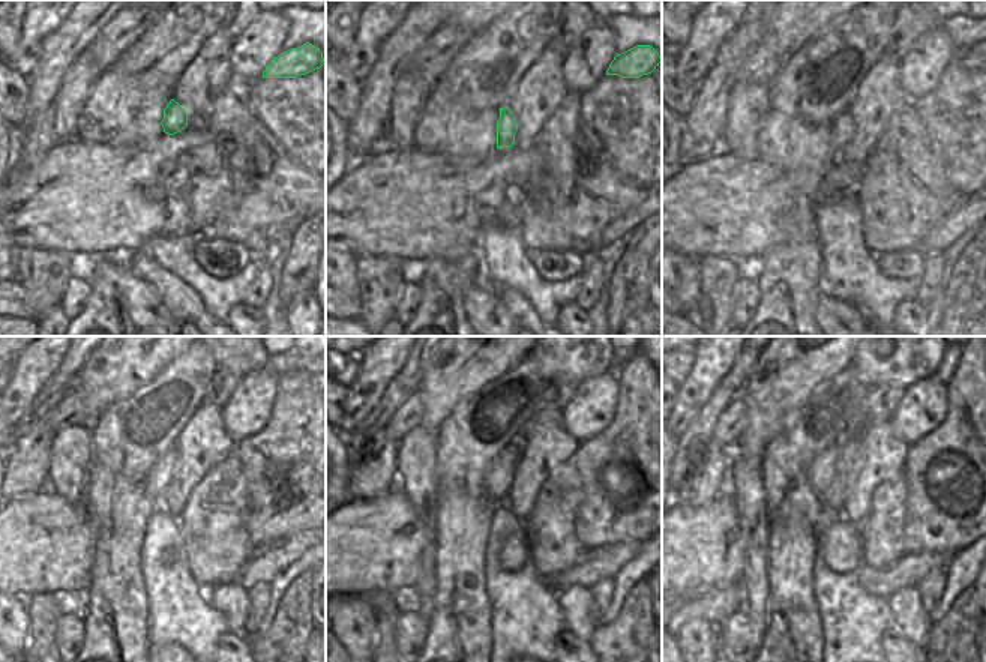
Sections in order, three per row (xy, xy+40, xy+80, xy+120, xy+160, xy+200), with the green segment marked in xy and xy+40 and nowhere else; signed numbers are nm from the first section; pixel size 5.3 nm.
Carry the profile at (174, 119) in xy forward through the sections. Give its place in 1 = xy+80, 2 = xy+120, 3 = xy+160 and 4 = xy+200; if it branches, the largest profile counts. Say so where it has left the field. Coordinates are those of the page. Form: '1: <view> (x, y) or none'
1: xy+80 (842, 126)
2: xy+120 (159, 476)
3: xy+160 (497, 479)
4: xy+200 (820, 472)

